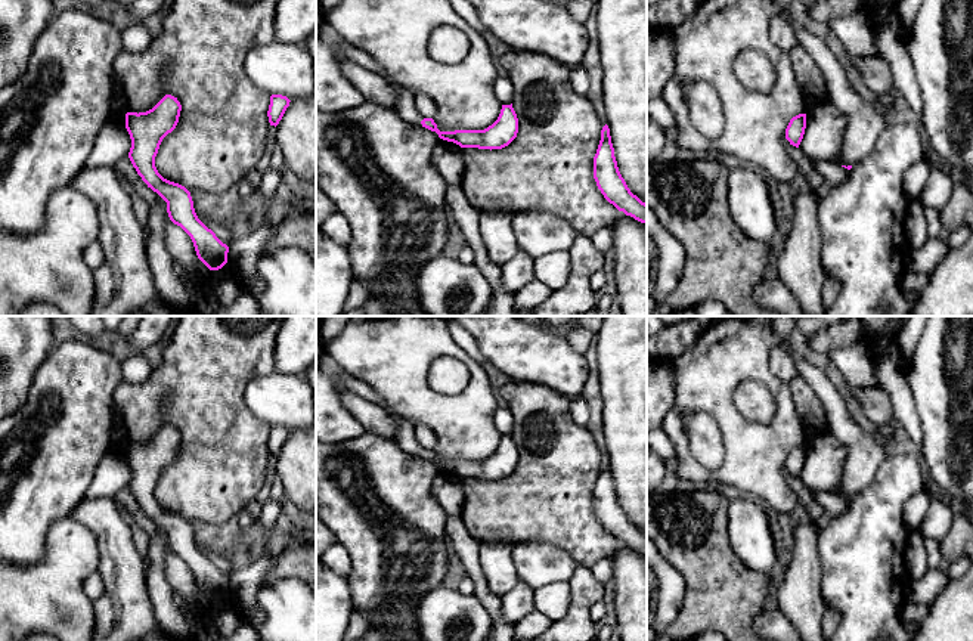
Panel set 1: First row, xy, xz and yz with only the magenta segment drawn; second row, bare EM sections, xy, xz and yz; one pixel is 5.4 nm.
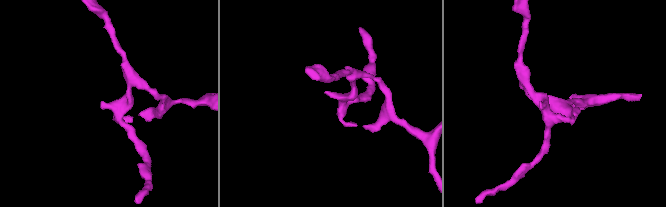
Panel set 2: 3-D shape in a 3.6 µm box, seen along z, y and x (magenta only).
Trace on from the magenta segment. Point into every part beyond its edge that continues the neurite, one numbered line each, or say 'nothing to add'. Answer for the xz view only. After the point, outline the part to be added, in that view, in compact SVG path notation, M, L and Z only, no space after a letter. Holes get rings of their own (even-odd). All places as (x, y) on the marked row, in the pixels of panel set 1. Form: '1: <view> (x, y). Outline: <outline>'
1: xz (406, 108). Outline: M390 81L393 86L396 95L397 95L397 108L396 111L412 124L421 123L424 118L419 115L419 112L415 108L415 99L413 95L403 86Z

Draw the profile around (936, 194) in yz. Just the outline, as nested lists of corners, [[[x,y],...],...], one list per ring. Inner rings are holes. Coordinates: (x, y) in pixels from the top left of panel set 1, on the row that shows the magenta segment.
[[[929,164],[927,183],[921,192],[924,207],[941,211],[951,199],[955,176],[943,171],[941,167]]]

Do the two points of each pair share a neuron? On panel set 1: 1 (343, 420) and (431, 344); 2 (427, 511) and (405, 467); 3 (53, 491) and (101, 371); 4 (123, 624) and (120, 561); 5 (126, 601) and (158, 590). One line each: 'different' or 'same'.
1: different
2: same
3: same
4: same
5: different

